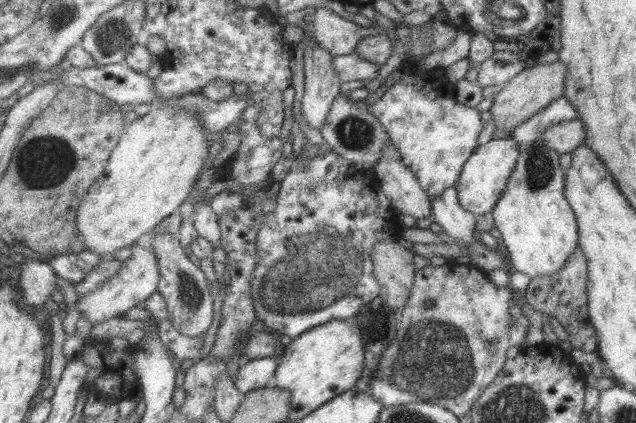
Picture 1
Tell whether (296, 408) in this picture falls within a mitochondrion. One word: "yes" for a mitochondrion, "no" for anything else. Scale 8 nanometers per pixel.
no

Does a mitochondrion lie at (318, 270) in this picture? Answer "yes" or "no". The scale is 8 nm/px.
yes

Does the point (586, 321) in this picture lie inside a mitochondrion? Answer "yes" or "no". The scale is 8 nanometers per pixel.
no

